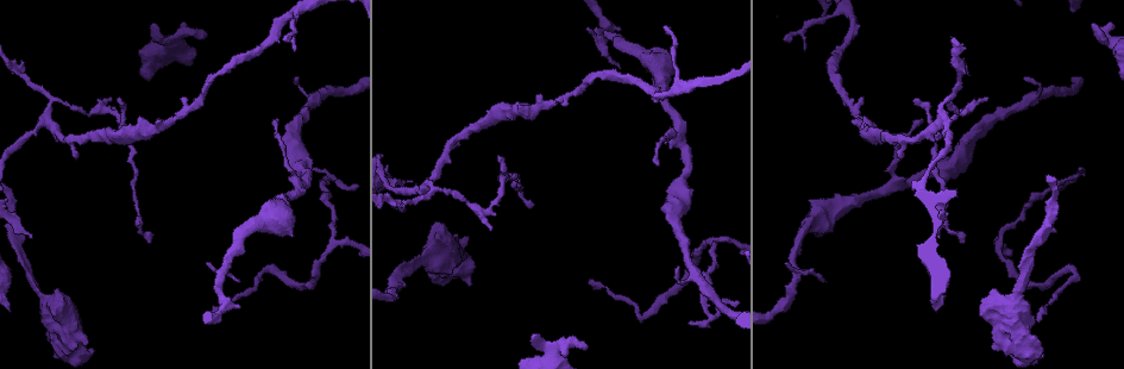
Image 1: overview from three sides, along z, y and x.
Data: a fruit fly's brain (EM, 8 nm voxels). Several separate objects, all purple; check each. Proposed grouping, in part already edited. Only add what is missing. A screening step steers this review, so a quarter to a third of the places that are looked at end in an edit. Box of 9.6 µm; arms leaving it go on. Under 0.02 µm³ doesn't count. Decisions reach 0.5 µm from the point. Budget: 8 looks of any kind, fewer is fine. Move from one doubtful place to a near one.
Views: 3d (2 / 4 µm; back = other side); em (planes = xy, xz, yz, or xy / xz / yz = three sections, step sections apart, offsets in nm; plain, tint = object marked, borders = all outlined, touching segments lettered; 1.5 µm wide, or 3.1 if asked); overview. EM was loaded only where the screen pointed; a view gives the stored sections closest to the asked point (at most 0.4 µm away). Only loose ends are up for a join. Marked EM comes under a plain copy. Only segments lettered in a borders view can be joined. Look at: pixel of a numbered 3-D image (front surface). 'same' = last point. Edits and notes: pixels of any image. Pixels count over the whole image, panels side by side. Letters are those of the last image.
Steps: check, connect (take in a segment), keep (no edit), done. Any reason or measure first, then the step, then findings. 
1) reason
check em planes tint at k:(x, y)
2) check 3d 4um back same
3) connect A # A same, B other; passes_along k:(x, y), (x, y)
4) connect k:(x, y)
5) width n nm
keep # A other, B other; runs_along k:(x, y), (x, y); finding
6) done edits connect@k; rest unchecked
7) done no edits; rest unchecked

free end
check 3d 2um at 1:(807, 48)

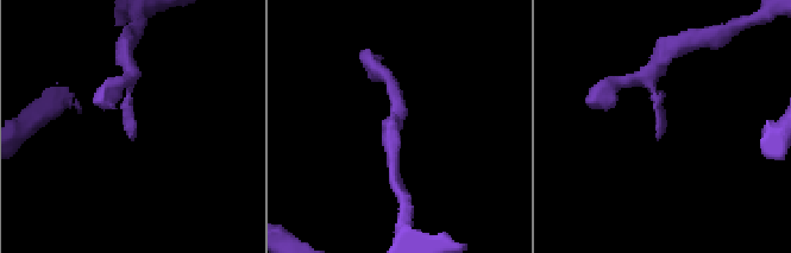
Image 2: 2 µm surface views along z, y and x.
check em xy step 8 borders at 2:(136, 137)

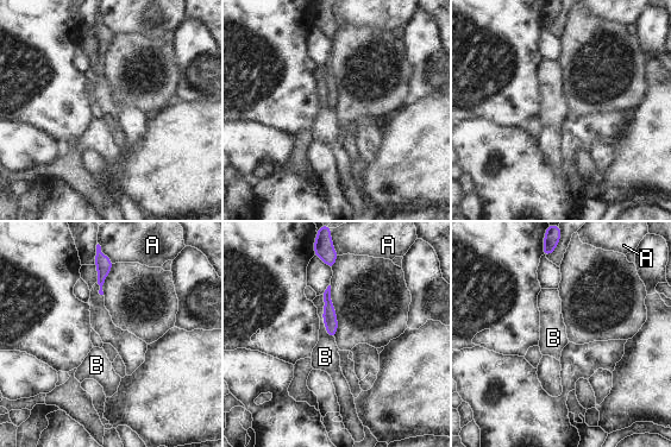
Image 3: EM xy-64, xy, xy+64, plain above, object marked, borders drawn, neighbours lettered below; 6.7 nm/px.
another direction
check em planes borders same

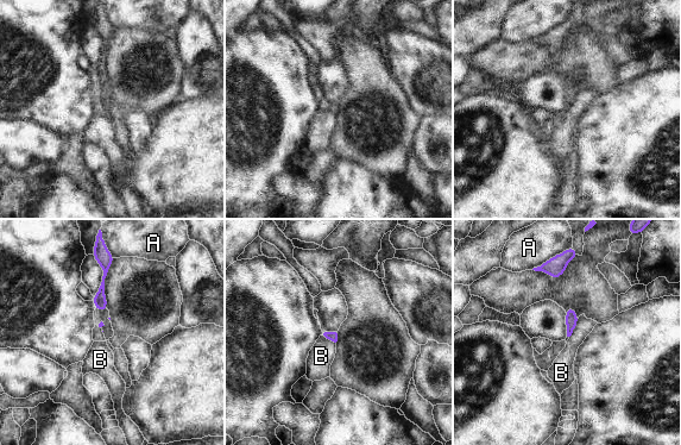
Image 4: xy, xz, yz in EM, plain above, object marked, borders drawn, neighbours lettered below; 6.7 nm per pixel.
longest_contact A 260 nm
keep # A other, B other; none of them fits

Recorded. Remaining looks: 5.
free end
check em planes borders at 1:(206, 35)

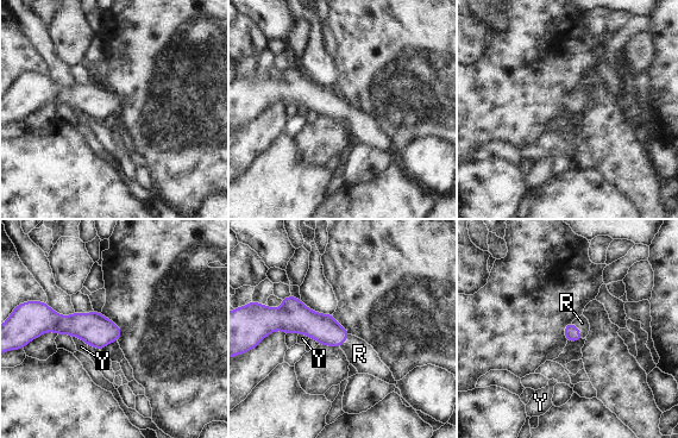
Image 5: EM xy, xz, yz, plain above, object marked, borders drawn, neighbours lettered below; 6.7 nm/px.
connect R # R same, Y other; passes_along 5:(572, 333), (578, 330), (582, 323); the neuron continues

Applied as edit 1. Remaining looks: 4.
see it whole again
check overview

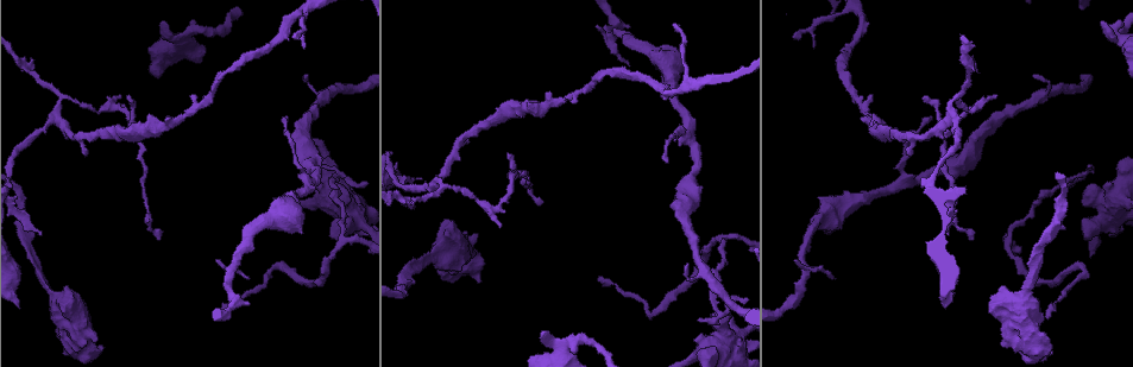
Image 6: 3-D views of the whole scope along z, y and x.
tapers out
check 3d 2um at 6:(1034, 74)

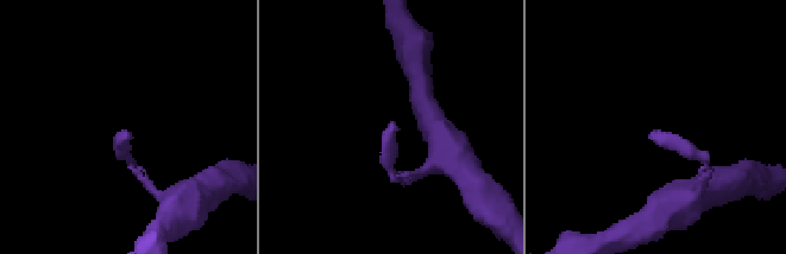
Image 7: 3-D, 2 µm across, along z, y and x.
check em planes borders at 7:(125, 135)

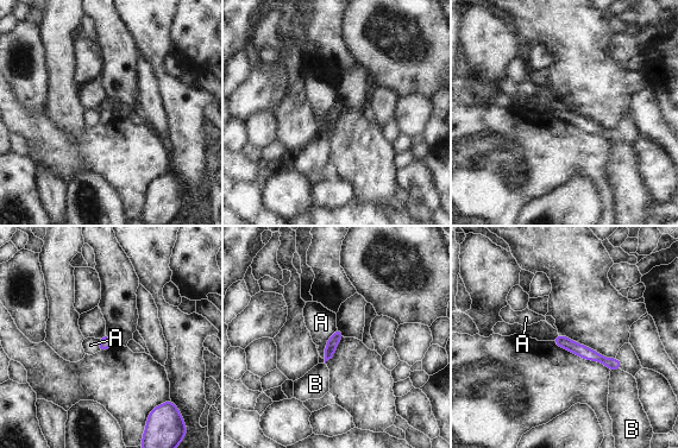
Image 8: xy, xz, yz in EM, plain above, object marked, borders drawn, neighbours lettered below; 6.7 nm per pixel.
keep # A other, B other; no lettered segment goes on from it

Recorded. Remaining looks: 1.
done edits connect@5; rest unchecked

